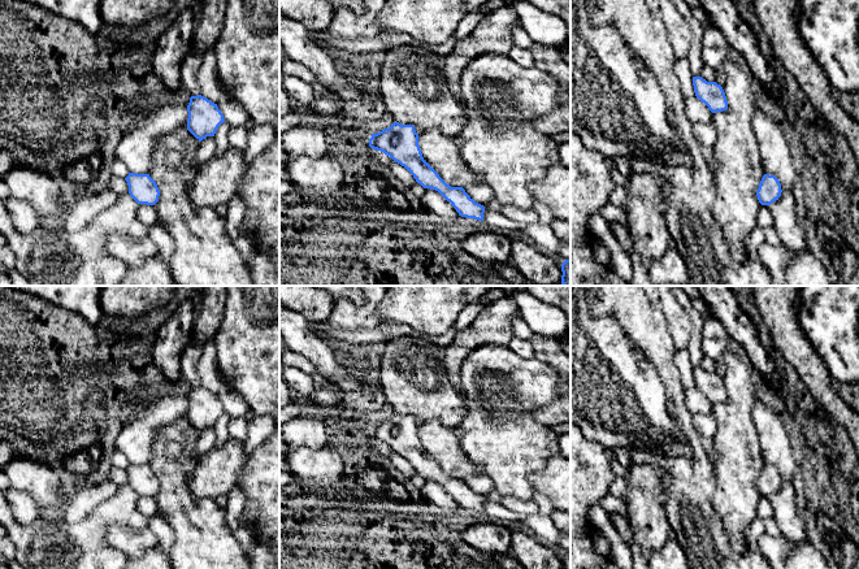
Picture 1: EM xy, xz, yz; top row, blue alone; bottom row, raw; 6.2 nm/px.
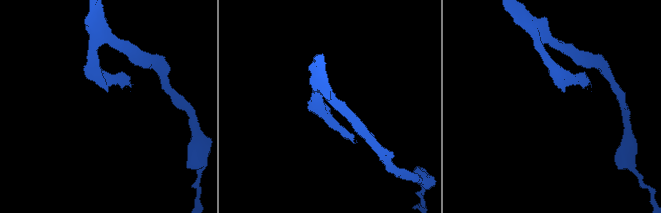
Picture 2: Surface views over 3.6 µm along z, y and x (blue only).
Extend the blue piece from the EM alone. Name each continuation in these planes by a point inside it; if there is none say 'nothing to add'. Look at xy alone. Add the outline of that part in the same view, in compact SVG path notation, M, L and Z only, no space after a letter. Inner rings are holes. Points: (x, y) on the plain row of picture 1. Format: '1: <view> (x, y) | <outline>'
nothing to add

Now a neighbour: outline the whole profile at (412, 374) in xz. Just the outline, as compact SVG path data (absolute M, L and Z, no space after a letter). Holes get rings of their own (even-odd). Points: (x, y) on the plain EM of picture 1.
M417 333L396 336L385 346L383 355L376 360L376 381L383 391L386 403L390 403L398 414L420 417L424 421L439 420L444 426L456 430L467 409L446 369L446 347L429 344Z

